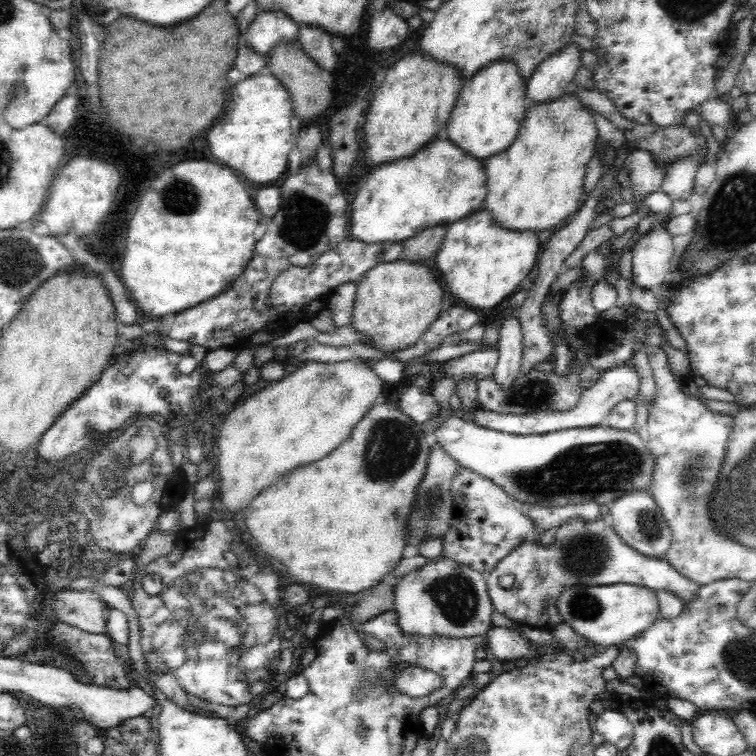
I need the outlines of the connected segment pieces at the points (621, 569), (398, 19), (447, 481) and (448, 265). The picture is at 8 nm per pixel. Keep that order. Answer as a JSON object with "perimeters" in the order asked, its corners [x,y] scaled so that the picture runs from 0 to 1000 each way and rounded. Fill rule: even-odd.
{"perimeters":[[[[792,685],[786,690],[755,687],[750,693],[734,700],[738,708],[730,722],[721,725],[713,717],[694,718],[642,761],[652,807],[688,827],[726,832],[729,827],[742,823],[735,815],[733,799],[741,788],[741,780],[759,772],[836,772],[865,783],[878,780],[897,790],[905,800],[913,799],[925,786],[927,776],[902,762],[884,747],[881,741],[852,737],[828,724],[812,705],[804,687]],[[671,759],[680,763],[680,770],[675,778],[664,778],[661,763]],[[720,794],[728,795],[724,802],[725,812],[717,810]]],[[[513,1],[500,16],[500,21],[491,22],[487,40],[487,61],[503,67],[529,60],[542,48],[540,28]]],[[[579,582],[571,587],[561,627],[550,642],[546,665],[541,675],[540,685],[537,685],[537,704],[534,704],[537,722],[545,722],[552,729],[556,729],[560,718],[563,718],[565,714],[586,716],[589,713],[589,708],[597,698],[597,690],[601,687],[598,680],[603,676],[601,657],[598,657],[595,646],[601,632],[606,630],[608,619],[610,616],[597,606]]],[[[640,275],[624,286],[598,294],[577,340],[577,351],[601,398],[623,409],[651,407],[687,384],[687,376],[709,352],[714,333],[712,308],[672,303]]]]}

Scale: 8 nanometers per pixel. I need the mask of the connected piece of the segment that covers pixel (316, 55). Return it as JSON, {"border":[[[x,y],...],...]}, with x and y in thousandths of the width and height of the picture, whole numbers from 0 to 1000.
{"border":[[[402,34],[397,37],[396,58],[399,67],[413,78],[423,91],[435,95],[438,99],[444,93],[448,74],[439,62],[439,48],[425,37]]]}

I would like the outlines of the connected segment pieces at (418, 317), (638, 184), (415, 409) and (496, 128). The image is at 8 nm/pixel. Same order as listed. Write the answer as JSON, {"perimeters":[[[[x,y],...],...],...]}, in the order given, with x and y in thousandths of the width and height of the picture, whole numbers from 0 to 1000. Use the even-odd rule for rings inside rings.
{"perimeters":[[[[542,343],[503,345],[472,373],[464,429],[481,455],[507,464],[533,462],[550,454],[581,419],[587,405],[585,397],[587,384],[561,347],[542,347]]],[[[836,198],[825,218],[835,225],[836,255],[847,274],[856,254],[873,253],[876,233],[881,229],[864,216],[861,204],[853,198]]],[[[548,508],[537,512],[534,520],[528,524],[524,538],[558,562],[563,556],[574,553],[579,545],[579,536],[571,525],[571,519],[561,520],[556,512]]],[[[656,79],[648,82],[632,95],[627,95],[622,103],[614,106],[614,112],[608,118],[603,139],[598,146],[595,157],[589,168],[589,179],[616,204],[640,213],[647,206],[672,196],[673,190],[683,183],[688,169],[688,163],[693,159],[696,143],[700,138],[700,128],[696,124],[697,106],[688,99],[687,86],[677,79]]]]}

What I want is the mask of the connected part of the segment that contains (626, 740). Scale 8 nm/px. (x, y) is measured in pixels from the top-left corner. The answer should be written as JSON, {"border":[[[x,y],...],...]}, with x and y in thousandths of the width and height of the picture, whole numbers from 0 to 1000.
{"border":[[[817,935],[802,937],[790,947],[790,970],[802,983],[810,983],[824,993],[837,978],[837,960]]]}

